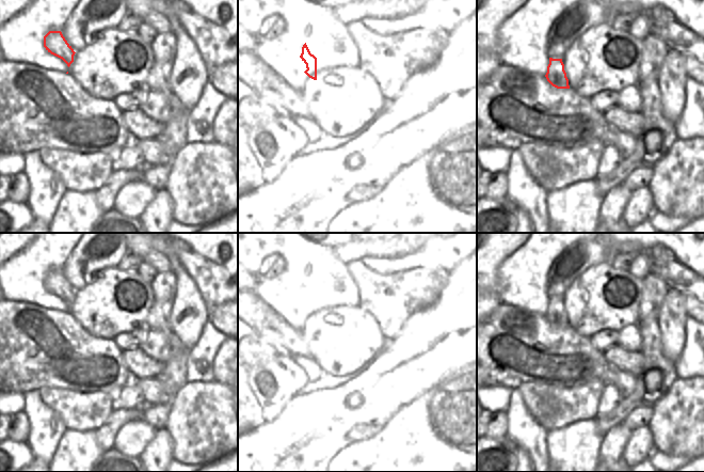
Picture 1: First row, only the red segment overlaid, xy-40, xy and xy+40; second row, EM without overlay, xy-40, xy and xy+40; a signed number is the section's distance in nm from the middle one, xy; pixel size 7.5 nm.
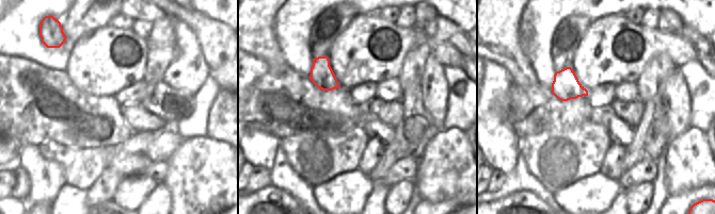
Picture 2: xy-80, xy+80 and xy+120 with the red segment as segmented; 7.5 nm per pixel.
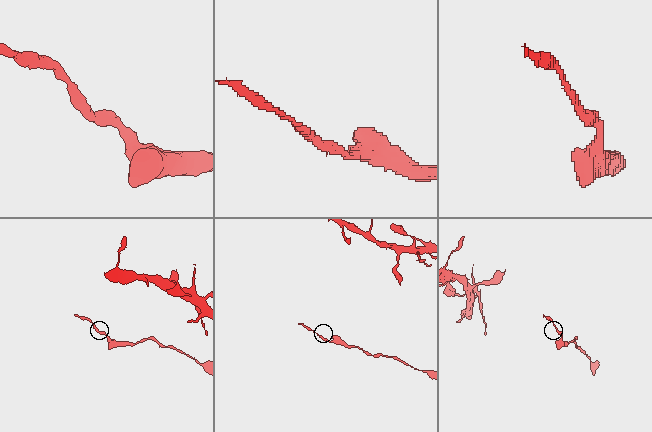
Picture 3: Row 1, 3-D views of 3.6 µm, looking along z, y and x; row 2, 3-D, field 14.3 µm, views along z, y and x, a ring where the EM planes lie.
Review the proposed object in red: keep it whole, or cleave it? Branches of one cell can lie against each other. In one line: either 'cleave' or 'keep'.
keep

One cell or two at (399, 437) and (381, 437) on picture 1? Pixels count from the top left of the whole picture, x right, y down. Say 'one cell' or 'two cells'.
two cells

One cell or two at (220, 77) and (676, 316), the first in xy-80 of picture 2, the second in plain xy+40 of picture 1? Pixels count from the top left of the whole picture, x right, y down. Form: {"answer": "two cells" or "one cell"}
{"answer": "two cells"}

